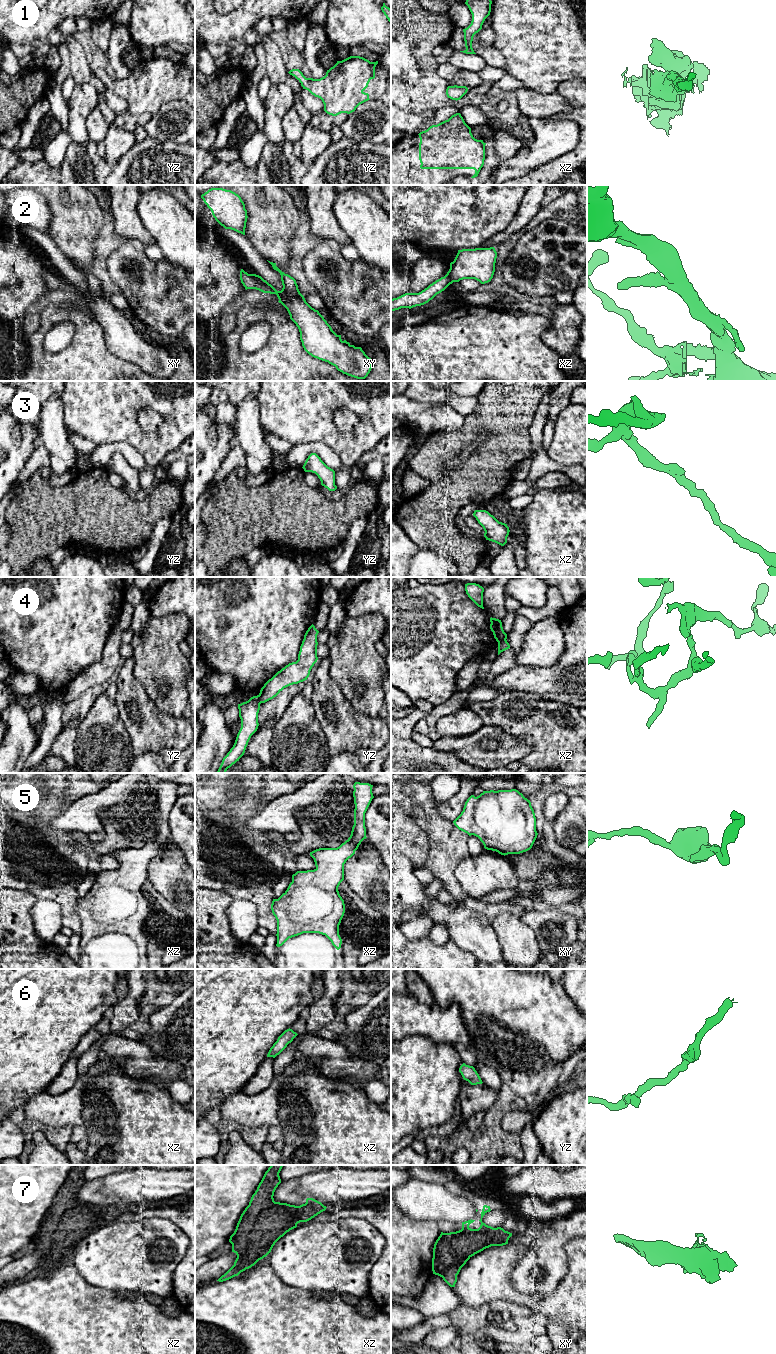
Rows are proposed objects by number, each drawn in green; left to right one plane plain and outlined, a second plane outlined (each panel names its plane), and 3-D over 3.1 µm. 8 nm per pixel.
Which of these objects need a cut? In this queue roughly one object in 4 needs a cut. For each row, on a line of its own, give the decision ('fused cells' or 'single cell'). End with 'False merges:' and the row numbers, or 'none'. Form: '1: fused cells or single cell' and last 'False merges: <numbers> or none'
1: single cell
2: single cell
3: single cell
4: fused cells
5: single cell
6: single cell
7: single cell
False merges: 4

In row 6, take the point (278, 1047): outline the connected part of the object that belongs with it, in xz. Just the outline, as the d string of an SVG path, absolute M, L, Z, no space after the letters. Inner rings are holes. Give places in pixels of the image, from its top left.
M292 1029L285 1030L277 1039L277 1041L273 1044L273 1046L270 1048L267 1057L273 1057L275 1058L277 1055L279 1055L289 1043L293 1041L293 1039L298 1034L294 1032Z

